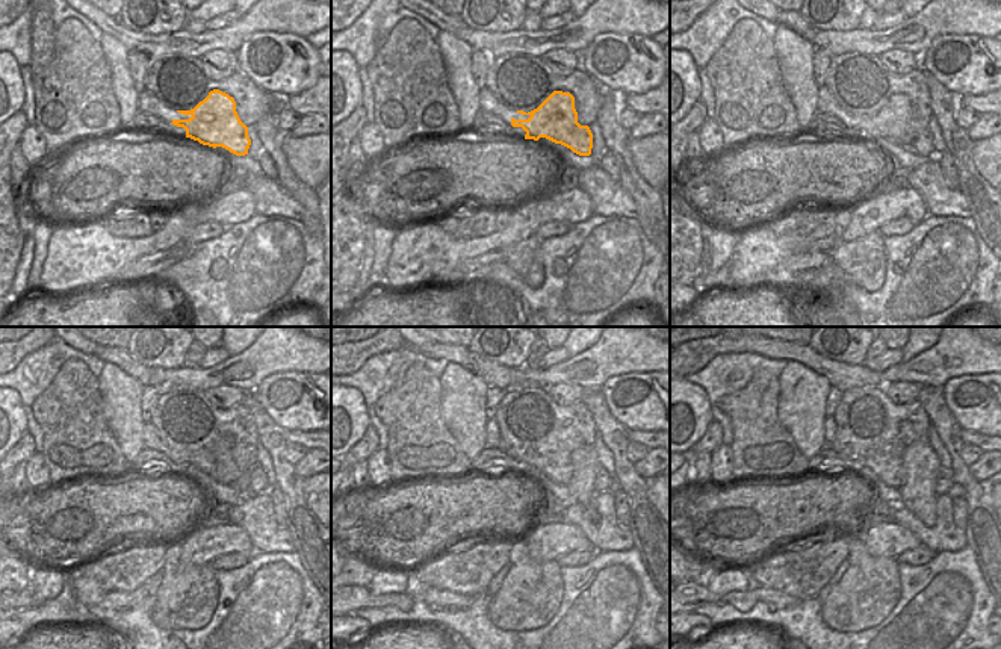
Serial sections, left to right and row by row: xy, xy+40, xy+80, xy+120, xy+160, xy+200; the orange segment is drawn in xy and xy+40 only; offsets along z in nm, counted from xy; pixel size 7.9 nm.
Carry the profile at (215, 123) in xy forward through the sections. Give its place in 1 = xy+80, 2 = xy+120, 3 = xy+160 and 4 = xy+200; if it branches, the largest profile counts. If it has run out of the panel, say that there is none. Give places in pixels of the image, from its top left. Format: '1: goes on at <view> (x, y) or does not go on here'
1: goes on at xy+80 (892, 123)
2: goes on at xy+120 (259, 481)
3: goes on at xy+160 (604, 480)
4: goes on at xy+200 (945, 477)

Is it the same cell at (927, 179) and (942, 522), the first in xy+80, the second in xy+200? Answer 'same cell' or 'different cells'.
same cell

